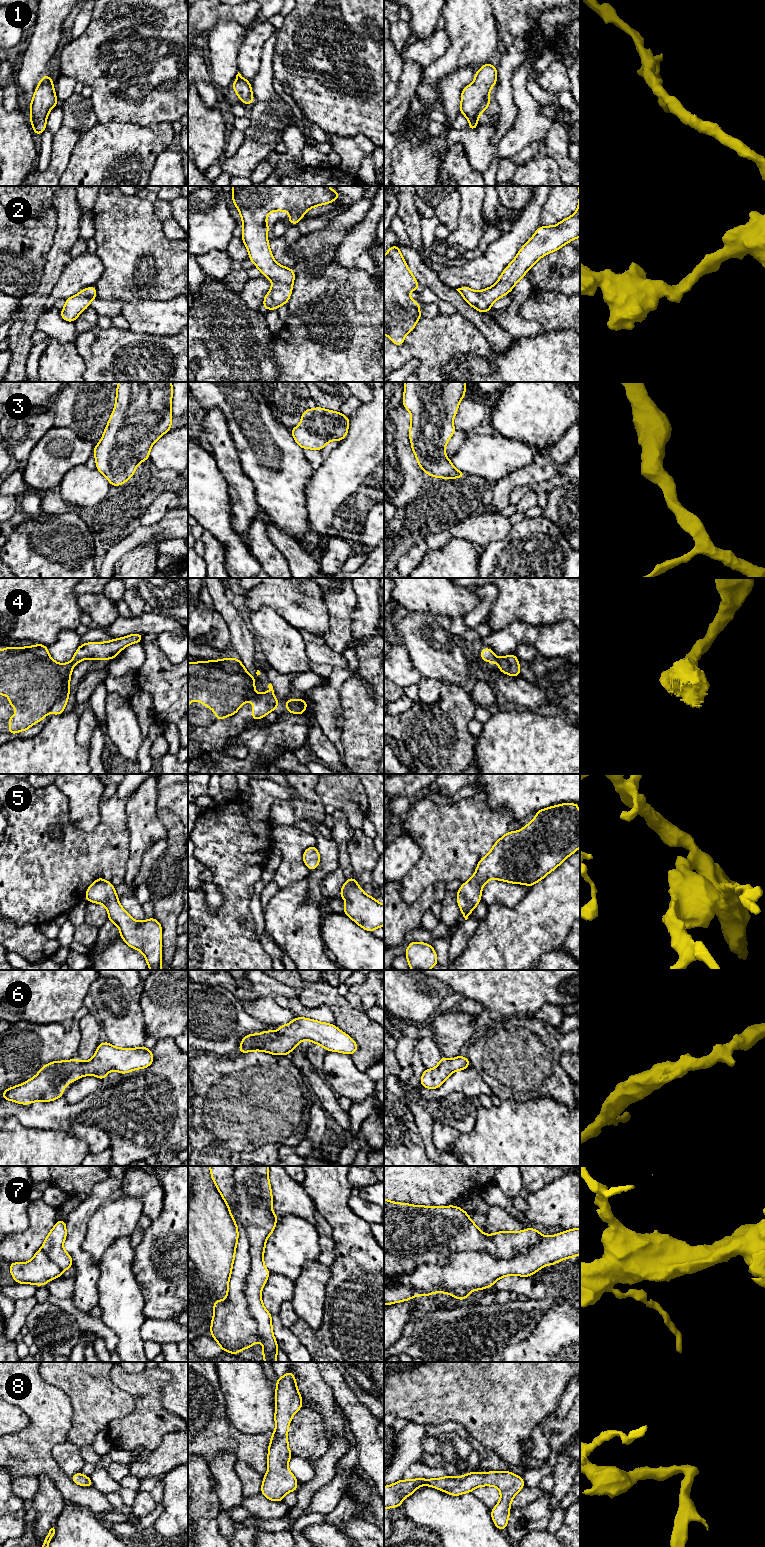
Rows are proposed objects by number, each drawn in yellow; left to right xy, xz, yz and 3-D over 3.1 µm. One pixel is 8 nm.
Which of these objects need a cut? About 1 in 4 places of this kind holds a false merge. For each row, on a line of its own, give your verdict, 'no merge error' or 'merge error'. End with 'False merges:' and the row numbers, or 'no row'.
1: no merge error
2: no merge error
3: no merge error
4: no merge error
5: no merge error
6: no merge error
7: merge error
8: no merge error
False merges: 7

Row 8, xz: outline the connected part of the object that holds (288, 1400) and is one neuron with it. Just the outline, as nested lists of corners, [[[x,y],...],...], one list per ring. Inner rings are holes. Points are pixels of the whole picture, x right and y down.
[[[288,1371],[281,1378],[276,1377],[276,1382],[276,1428],[268,1446],[268,1472],[264,1474],[260,1492],[271,1501],[282,1502],[287,1493],[298,1489],[298,1480],[287,1467],[293,1456],[288,1448],[288,1427],[303,1402],[292,1372]]]

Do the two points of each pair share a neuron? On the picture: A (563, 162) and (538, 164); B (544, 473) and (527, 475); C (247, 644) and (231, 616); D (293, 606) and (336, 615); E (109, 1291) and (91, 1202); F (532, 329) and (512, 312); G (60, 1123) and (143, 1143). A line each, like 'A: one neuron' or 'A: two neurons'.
A: two neurons
B: one neuron
C: one neuron
D: two neurons
E: two neurons
F: one neuron
G: one neuron

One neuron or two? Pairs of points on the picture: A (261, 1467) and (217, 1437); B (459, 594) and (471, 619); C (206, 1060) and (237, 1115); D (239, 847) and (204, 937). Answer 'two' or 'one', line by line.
A: one
B: two
C: one
D: one

